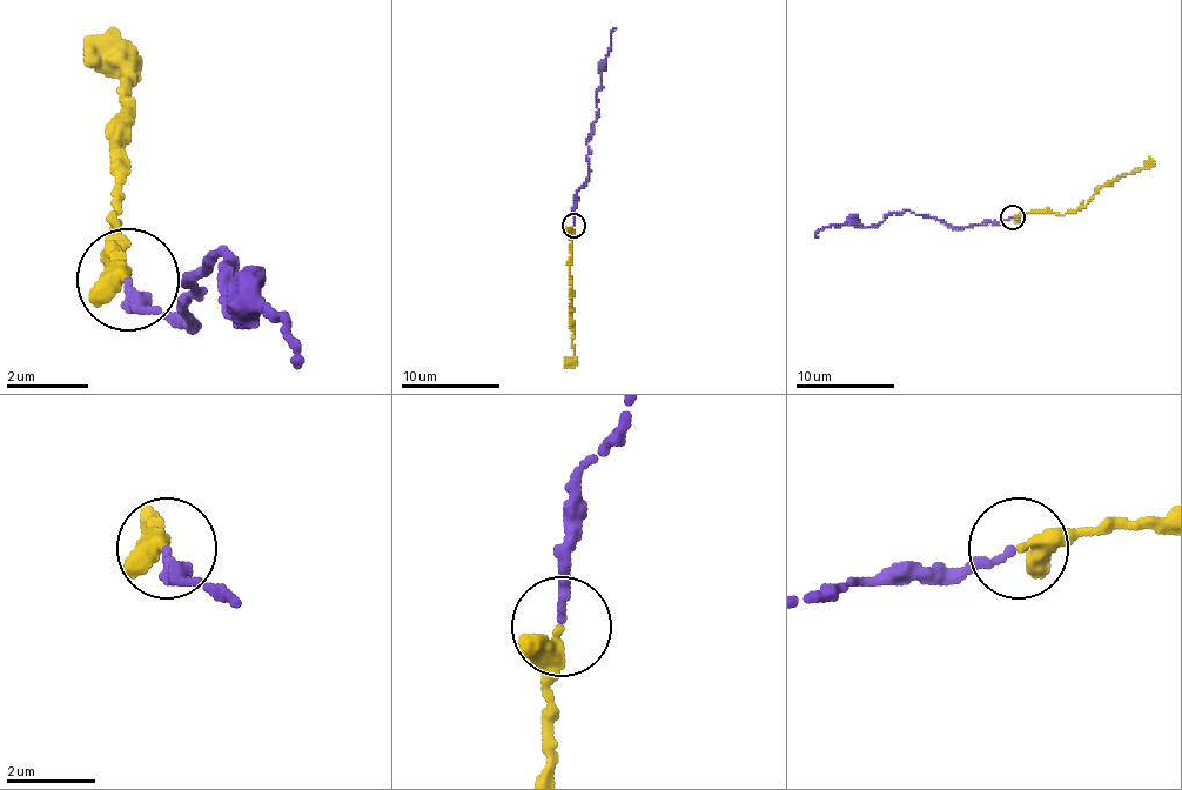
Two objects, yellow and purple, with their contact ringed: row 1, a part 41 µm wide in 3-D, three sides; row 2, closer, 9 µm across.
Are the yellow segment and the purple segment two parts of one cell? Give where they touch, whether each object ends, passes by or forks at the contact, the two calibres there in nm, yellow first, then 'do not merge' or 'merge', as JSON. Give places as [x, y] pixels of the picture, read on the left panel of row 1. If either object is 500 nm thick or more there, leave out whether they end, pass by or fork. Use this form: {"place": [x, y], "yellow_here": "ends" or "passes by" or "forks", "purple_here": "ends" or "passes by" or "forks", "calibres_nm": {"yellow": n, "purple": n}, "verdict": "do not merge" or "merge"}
{"place": [128, 279], "yellow_here": "passes by", "purple_here": "ends", "calibres_nm": {"yellow": 240, "purple": 200}, "verdict": "merge"}

